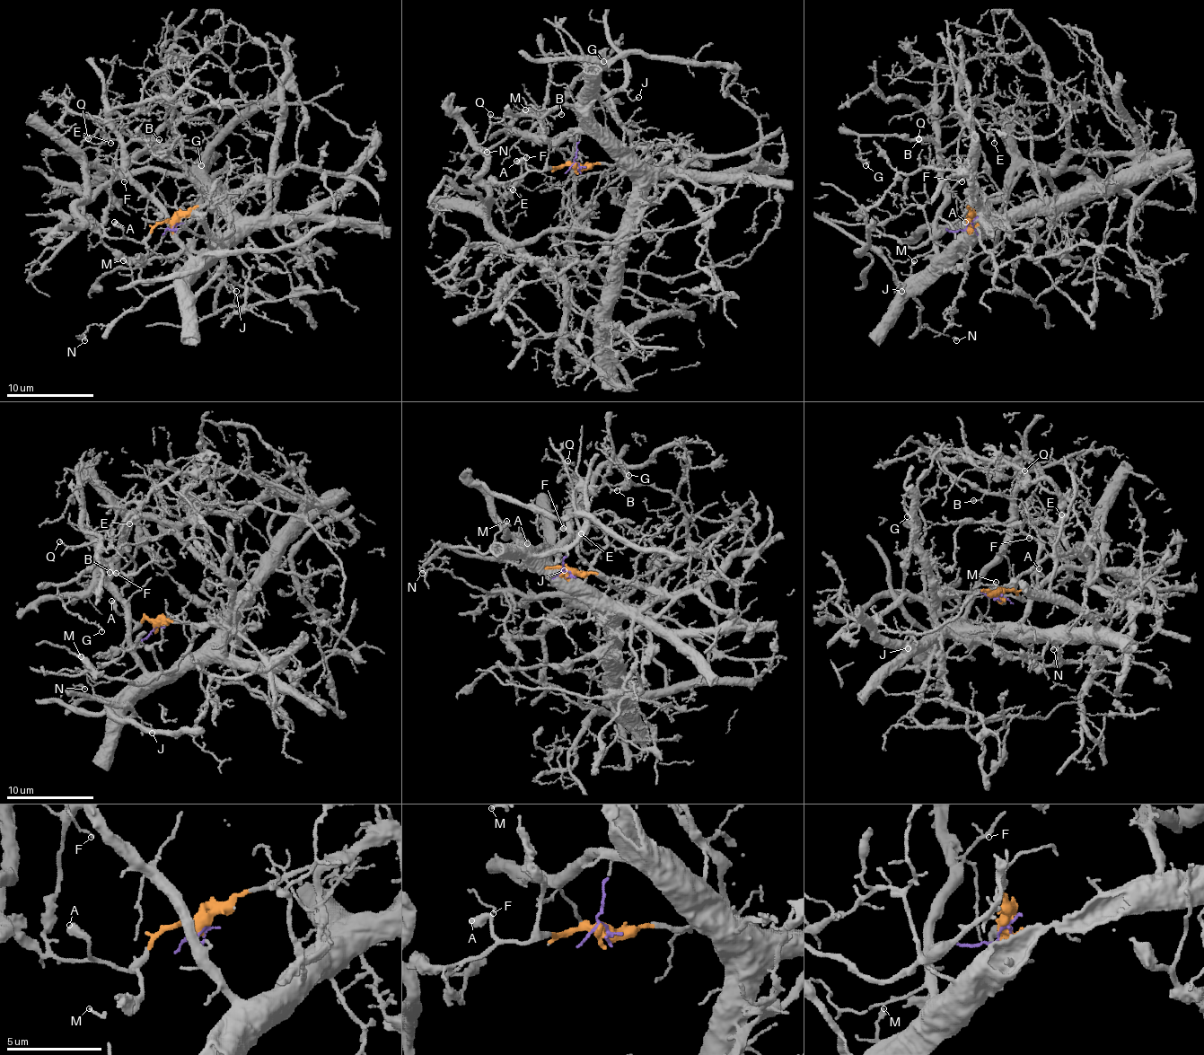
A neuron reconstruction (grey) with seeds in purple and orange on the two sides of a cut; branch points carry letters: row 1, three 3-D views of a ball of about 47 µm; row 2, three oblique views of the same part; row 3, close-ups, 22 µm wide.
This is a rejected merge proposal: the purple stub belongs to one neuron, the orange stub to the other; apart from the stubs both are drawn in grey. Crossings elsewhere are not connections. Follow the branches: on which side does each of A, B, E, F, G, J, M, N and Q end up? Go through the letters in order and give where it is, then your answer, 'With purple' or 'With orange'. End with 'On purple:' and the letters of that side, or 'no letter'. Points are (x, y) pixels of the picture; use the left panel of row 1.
A: Place: (114, 222). With orange
B: Place: (159, 139). With purple
E: Place: (110, 143). With purple
F: Place: (124, 181). With purple
G: Place: (201, 165). With purple
J: Place: (236, 291). With purple
M: Place: (123, 260). With purple
N: Place: (84, 340). With purple
Q: Place: (88, 138). With purple
On purple: B, E, F, G, J, M, N, Q

